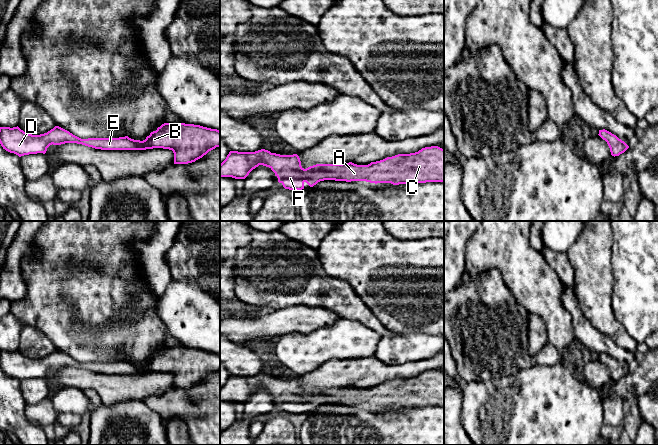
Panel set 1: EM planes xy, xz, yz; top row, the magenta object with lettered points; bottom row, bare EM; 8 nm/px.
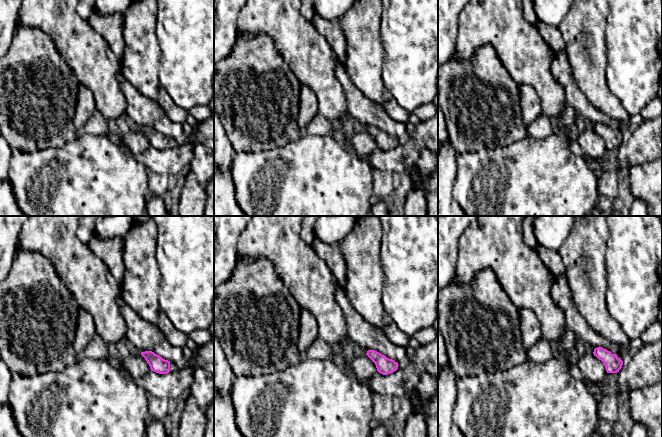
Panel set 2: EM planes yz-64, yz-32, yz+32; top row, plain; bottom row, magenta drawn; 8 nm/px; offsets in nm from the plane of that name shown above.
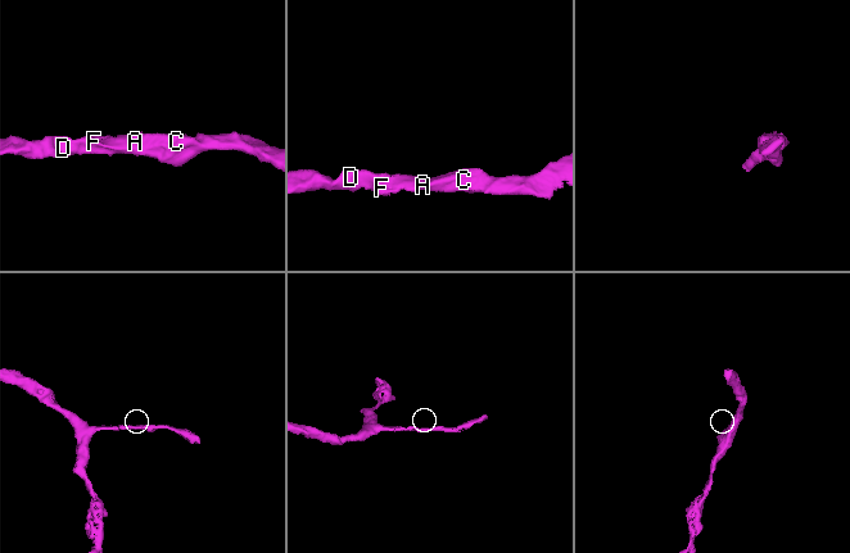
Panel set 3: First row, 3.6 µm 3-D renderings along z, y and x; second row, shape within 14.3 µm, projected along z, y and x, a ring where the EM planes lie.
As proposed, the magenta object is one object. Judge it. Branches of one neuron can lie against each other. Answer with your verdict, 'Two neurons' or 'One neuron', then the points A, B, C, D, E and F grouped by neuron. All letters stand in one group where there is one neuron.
One neuron. Groups: A B C D E F

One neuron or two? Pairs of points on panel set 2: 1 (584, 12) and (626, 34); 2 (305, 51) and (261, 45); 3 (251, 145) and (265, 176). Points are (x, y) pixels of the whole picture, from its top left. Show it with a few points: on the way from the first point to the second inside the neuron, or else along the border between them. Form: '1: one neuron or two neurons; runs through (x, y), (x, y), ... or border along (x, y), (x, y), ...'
1: two neurons; border along (609, 10), (606, 25), (606, 47)
2: two neurons; border along (256, 33), (264, 33), (273, 41), (288, 67)
3: two neurons; border along (277, 147), (253, 152), (235, 152)

